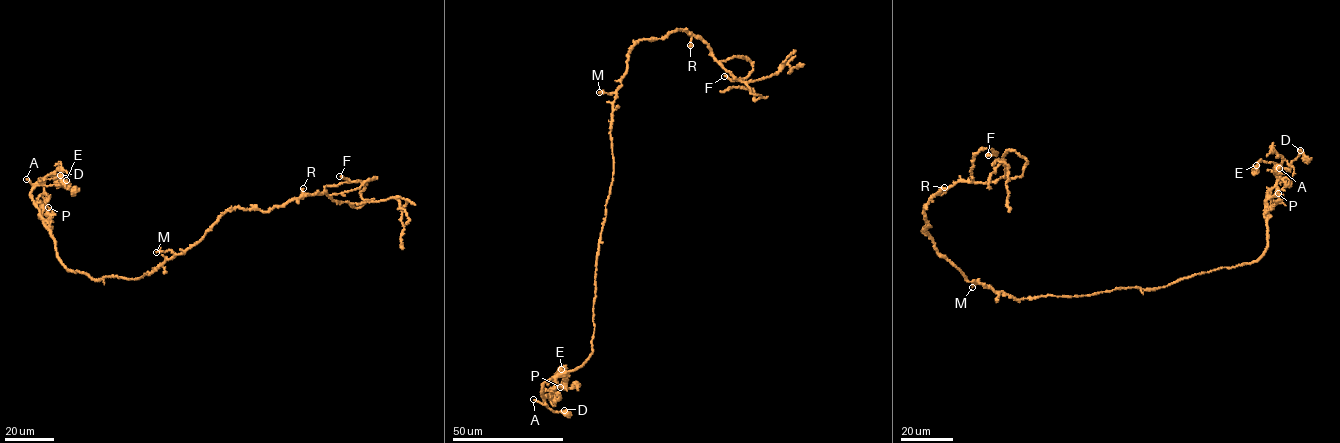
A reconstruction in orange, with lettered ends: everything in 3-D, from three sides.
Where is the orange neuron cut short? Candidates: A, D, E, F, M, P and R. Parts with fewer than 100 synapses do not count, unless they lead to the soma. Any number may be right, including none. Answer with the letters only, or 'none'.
A

